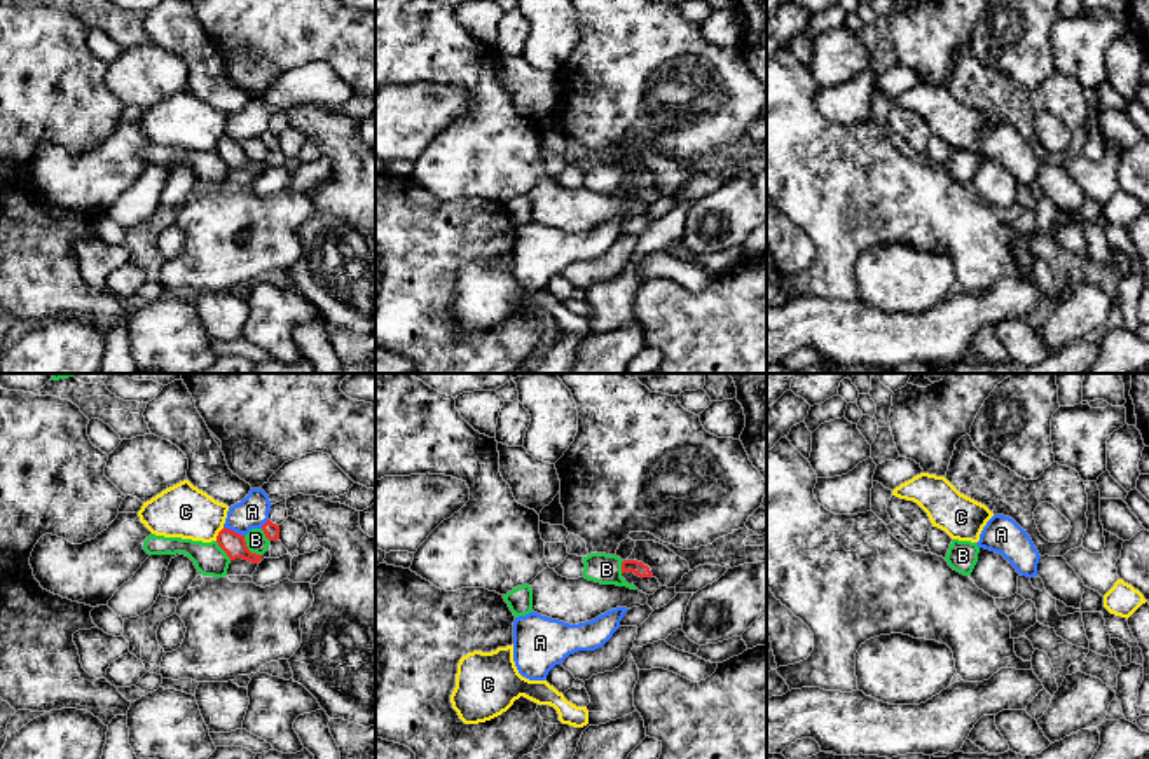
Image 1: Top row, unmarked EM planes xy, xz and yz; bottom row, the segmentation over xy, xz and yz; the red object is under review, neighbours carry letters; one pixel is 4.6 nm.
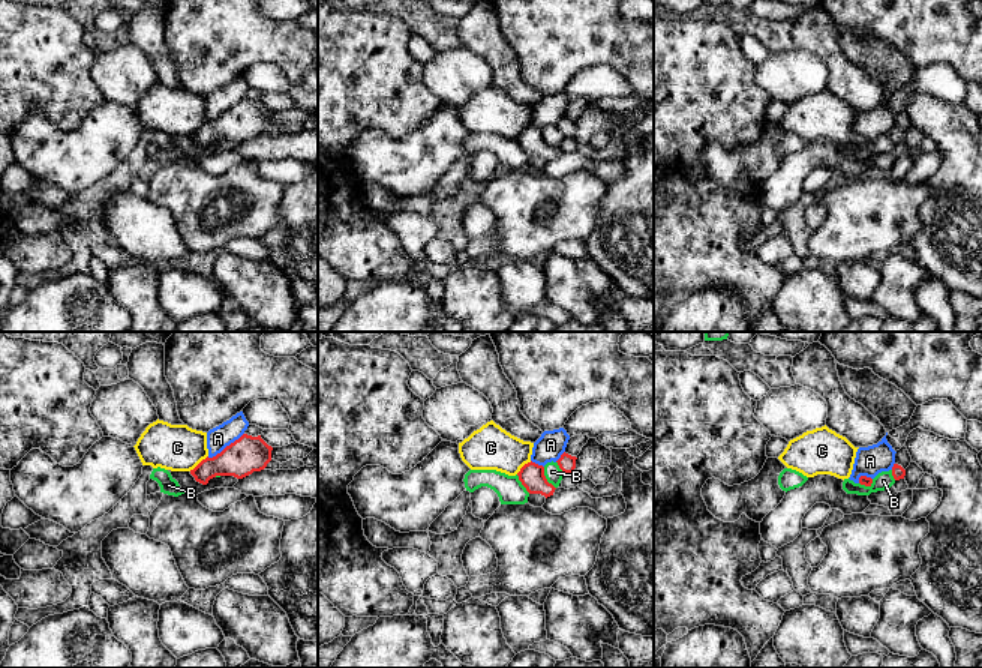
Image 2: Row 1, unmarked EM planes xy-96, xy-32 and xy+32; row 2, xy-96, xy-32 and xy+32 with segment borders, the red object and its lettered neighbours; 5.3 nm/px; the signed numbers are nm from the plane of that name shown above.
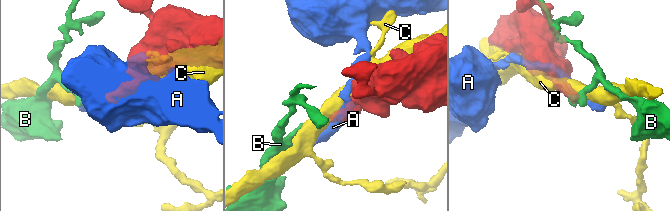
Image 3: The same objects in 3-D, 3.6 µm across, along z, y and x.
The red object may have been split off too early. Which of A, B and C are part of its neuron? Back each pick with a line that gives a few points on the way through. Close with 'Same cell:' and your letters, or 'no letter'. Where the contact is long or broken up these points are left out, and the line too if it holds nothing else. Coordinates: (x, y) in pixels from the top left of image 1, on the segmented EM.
Same cell: no letter

